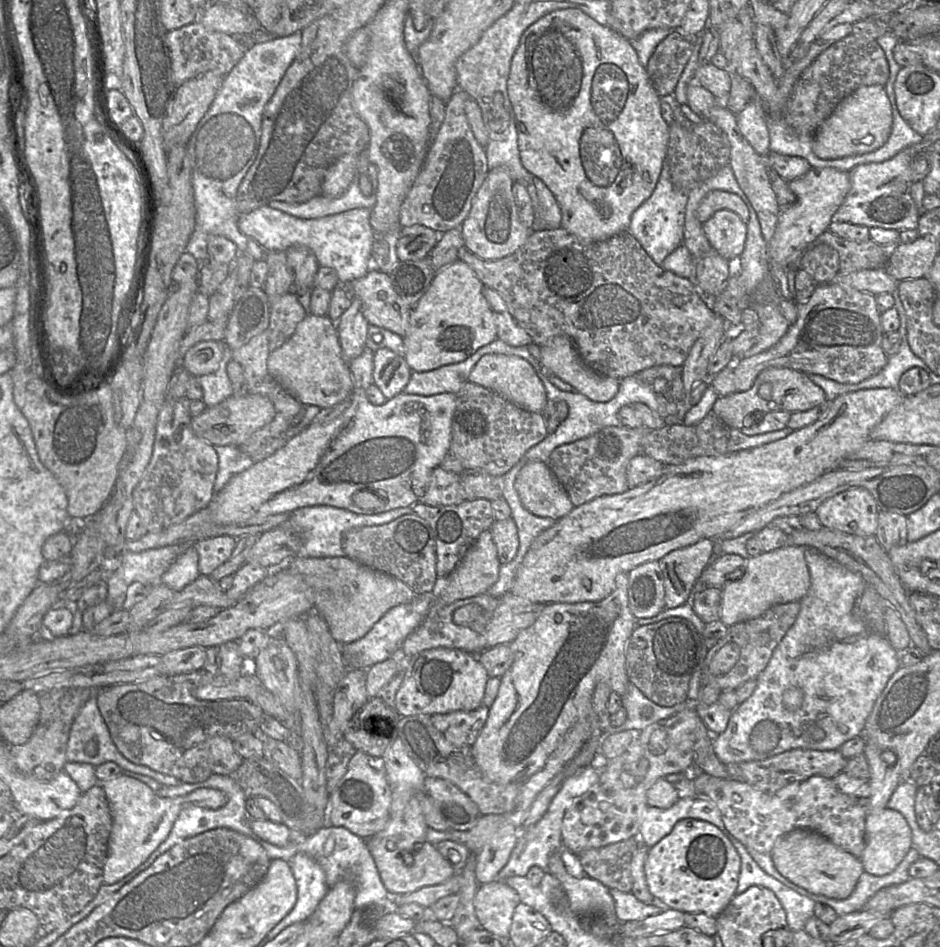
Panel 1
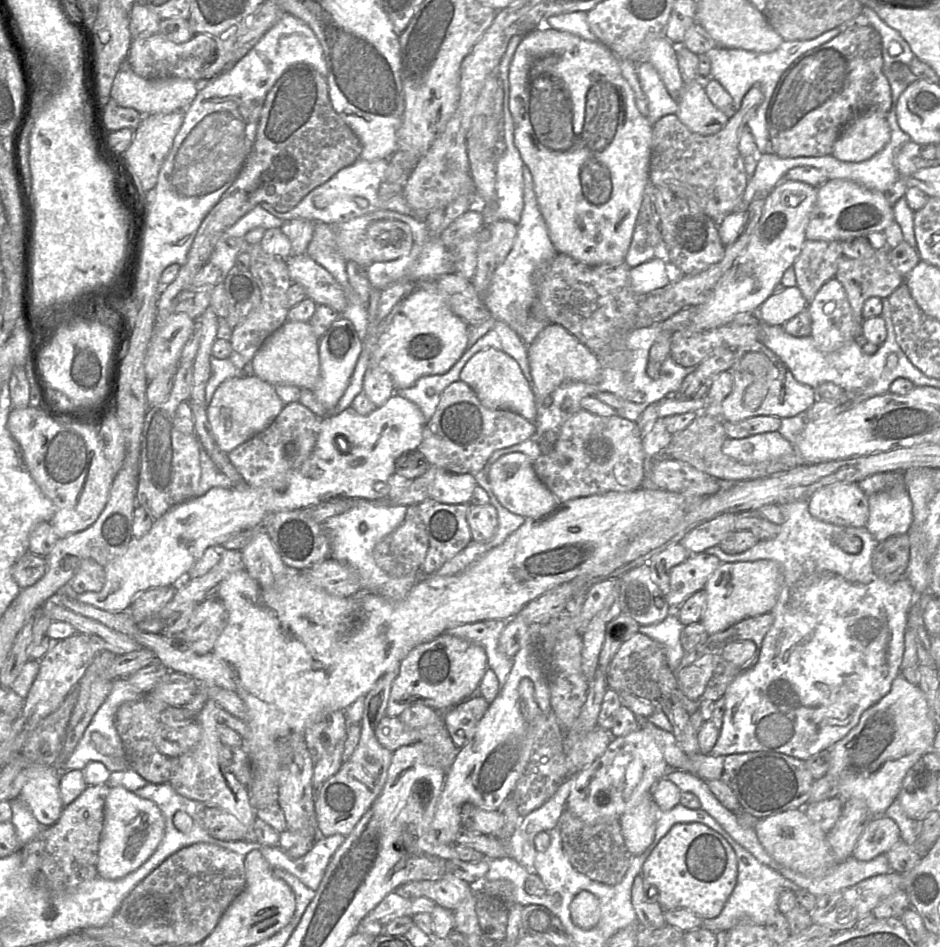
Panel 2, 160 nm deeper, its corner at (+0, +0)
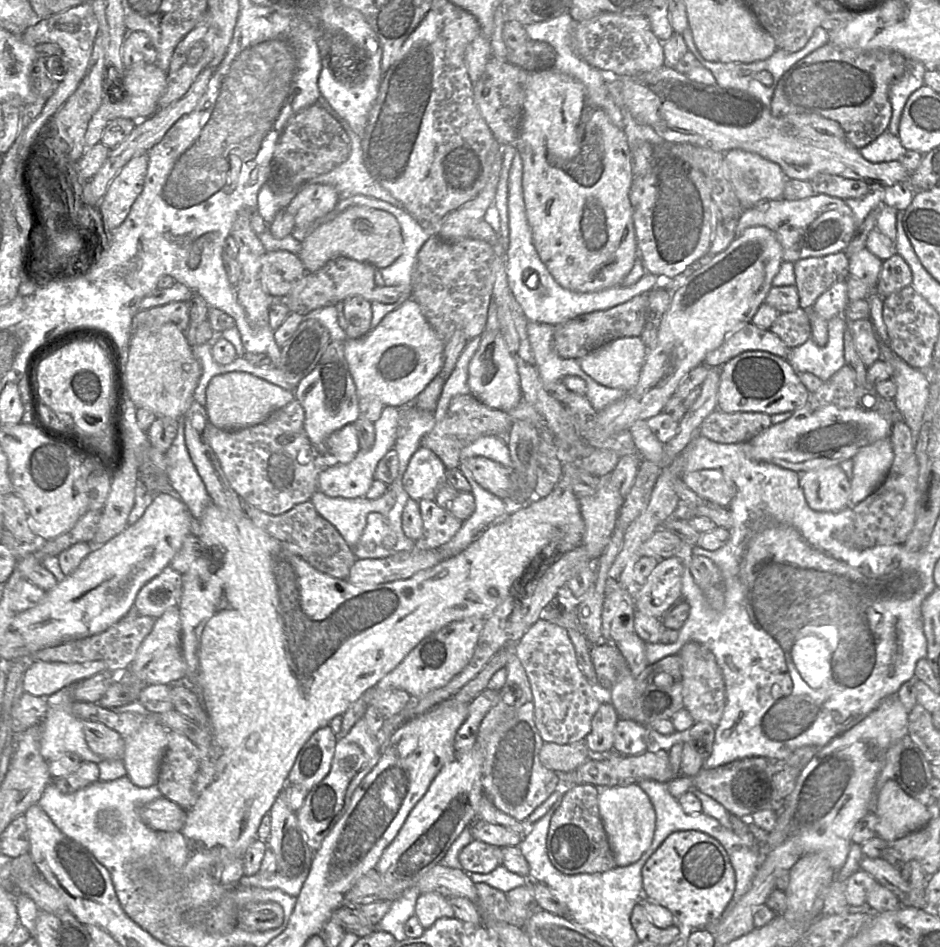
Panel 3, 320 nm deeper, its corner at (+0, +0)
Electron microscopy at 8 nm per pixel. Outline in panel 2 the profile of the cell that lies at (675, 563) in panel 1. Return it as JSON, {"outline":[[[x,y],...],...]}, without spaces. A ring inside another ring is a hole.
{"outline":[[[678,542],[650,557],[647,564],[650,568],[651,578],[664,595],[670,589],[671,569],[684,562],[690,555],[691,553]]]}

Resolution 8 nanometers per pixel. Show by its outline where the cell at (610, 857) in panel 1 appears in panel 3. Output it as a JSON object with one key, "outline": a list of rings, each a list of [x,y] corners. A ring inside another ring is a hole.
{"outline":[[[577,784],[566,788],[562,802],[550,820],[547,853],[551,863],[562,873],[600,873],[616,867],[598,809],[599,788]]]}

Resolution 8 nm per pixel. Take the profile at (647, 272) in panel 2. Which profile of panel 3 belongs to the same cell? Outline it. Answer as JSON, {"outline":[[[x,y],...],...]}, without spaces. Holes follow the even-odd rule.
{"outline":[[[518,151],[513,156],[508,177],[508,232],[509,241],[506,250],[506,273],[509,288],[520,304],[527,319],[532,322],[555,326],[578,316],[612,308],[631,300],[644,292],[654,289],[659,276],[646,273],[634,285],[618,285],[597,292],[577,292],[561,287],[540,259],[532,240],[532,230],[526,217],[522,188],[522,158]],[[539,278],[539,287],[533,282]]]}

